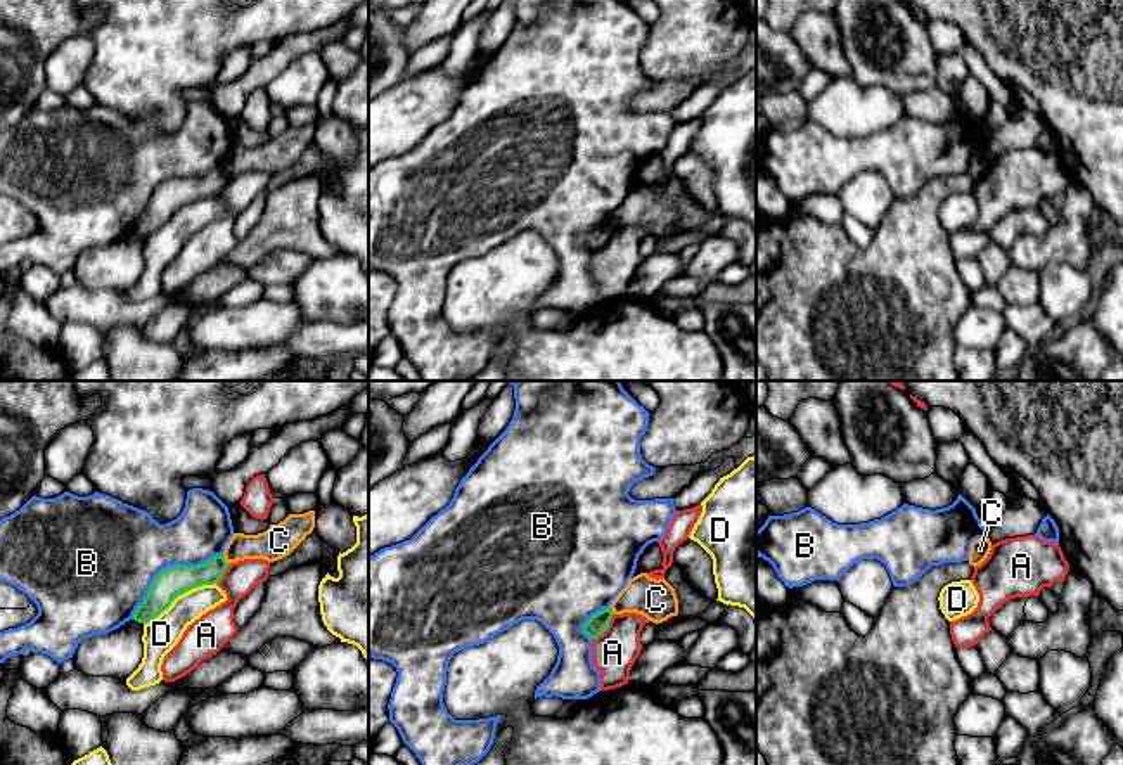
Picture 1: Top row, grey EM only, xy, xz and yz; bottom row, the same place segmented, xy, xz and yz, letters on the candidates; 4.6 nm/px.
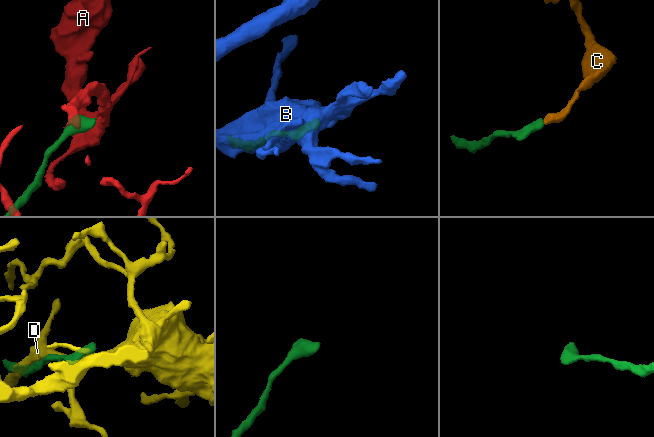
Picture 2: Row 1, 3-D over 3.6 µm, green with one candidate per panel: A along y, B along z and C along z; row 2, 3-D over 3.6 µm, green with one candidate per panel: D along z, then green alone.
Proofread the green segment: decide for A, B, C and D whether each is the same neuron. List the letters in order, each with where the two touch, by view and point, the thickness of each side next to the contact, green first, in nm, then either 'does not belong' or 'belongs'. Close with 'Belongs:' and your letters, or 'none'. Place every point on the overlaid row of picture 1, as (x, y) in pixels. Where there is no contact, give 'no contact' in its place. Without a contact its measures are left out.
A: meets green in xz at (608, 625); 90 nm thick on the green side, 200 nm on the other; does not belong
B: meets green in xy at (170, 566); 140 nm thick on the green side, 420 nm on the other; does not belong
C: meets green in xy at (225, 561); 140 nm thick on the green side, 150 nm on the other; does not belong
D: meets green in xy at (179, 594); 140 nm thick on the green side, 160 nm on the other; does not belong
Belongs: none

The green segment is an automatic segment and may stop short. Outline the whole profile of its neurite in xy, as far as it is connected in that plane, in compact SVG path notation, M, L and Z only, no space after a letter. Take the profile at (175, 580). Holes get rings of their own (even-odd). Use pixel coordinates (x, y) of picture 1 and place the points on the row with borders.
M215 556L199 566L170 566L163 569L152 582L147 597L137 608L133 620L149 623L166 611L171 602L197 587L215 585L220 582L228 564L223 556Z

